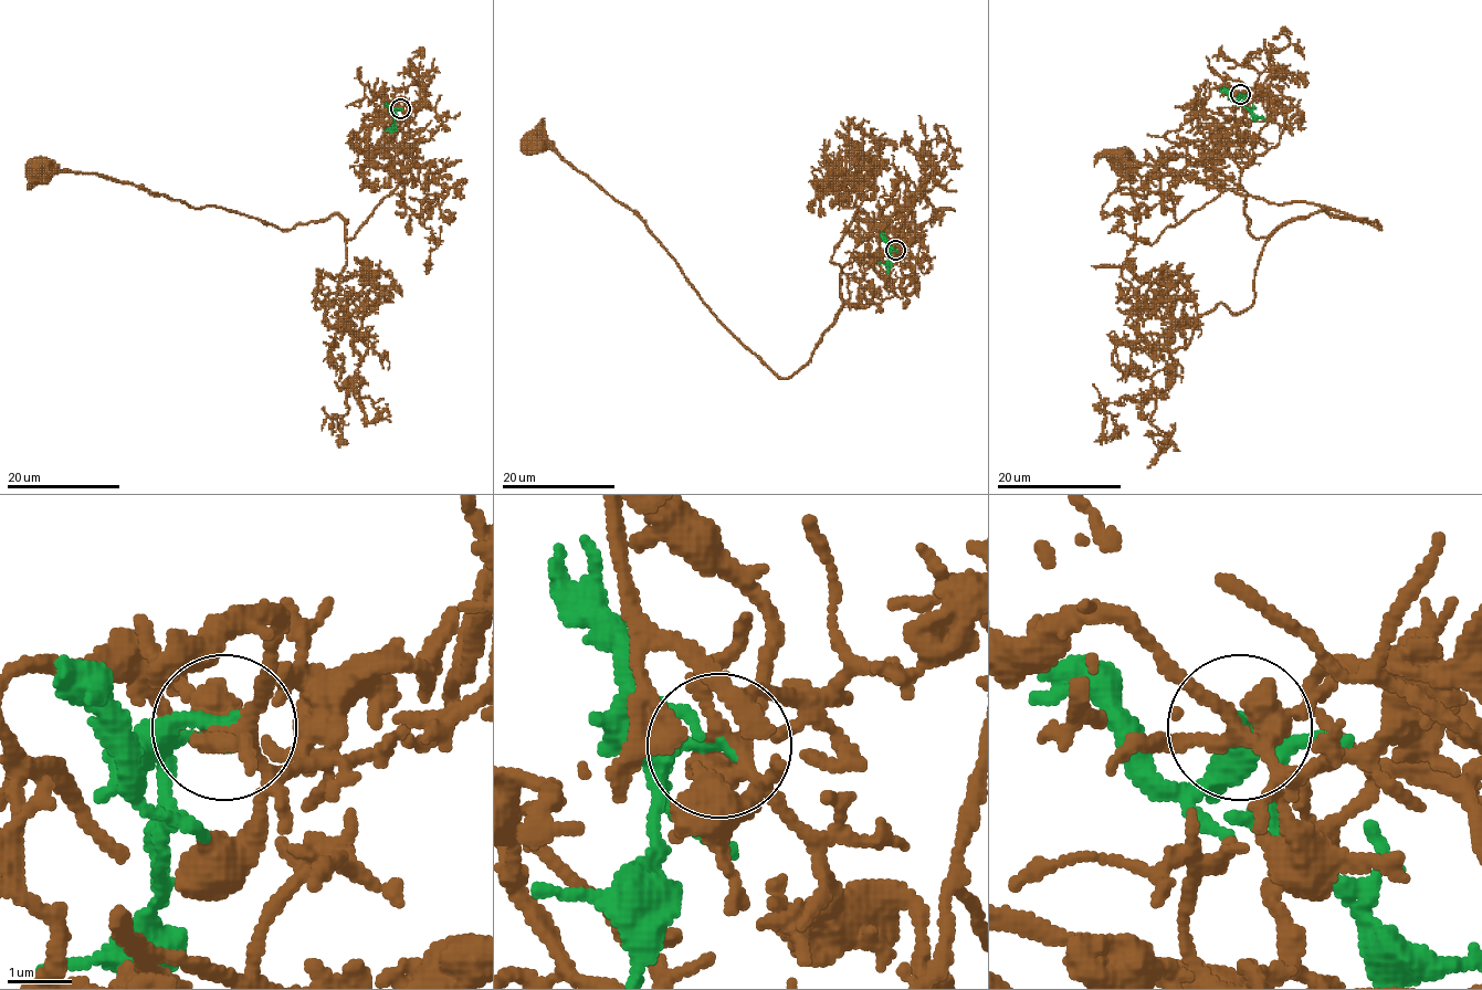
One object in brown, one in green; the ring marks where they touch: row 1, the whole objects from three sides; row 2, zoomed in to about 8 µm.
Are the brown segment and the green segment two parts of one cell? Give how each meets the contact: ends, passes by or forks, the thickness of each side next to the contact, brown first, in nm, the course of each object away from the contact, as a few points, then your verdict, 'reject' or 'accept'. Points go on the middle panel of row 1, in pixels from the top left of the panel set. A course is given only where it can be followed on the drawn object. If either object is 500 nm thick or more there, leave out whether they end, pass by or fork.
brown forks; green ends; calibres 220 and 280 nm; course brown (895, 249), (901, 297), (884, 286), (893, 251), (852, 257), (834, 323), (778, 378), (630, 210), (533, 144); course green (895, 251), (890, 253), (887, 273); accept

